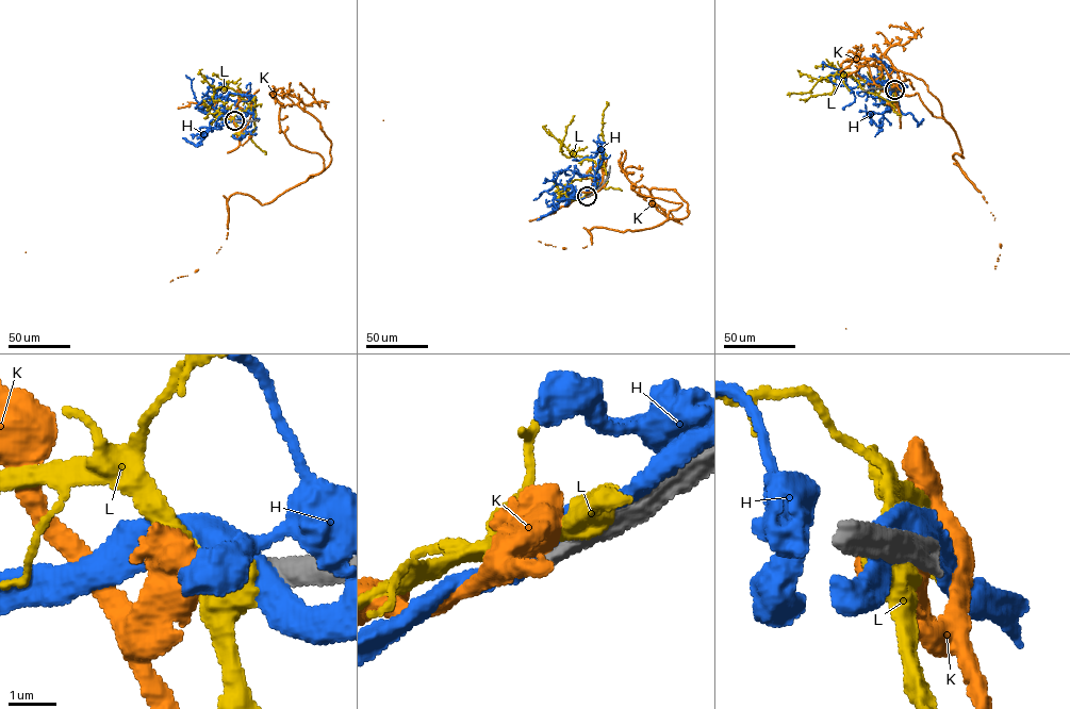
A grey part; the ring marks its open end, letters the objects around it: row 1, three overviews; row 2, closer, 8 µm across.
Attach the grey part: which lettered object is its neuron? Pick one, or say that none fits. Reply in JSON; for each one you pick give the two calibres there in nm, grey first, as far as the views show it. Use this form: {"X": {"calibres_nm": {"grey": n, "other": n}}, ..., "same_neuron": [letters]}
{"same_neuron": []}

